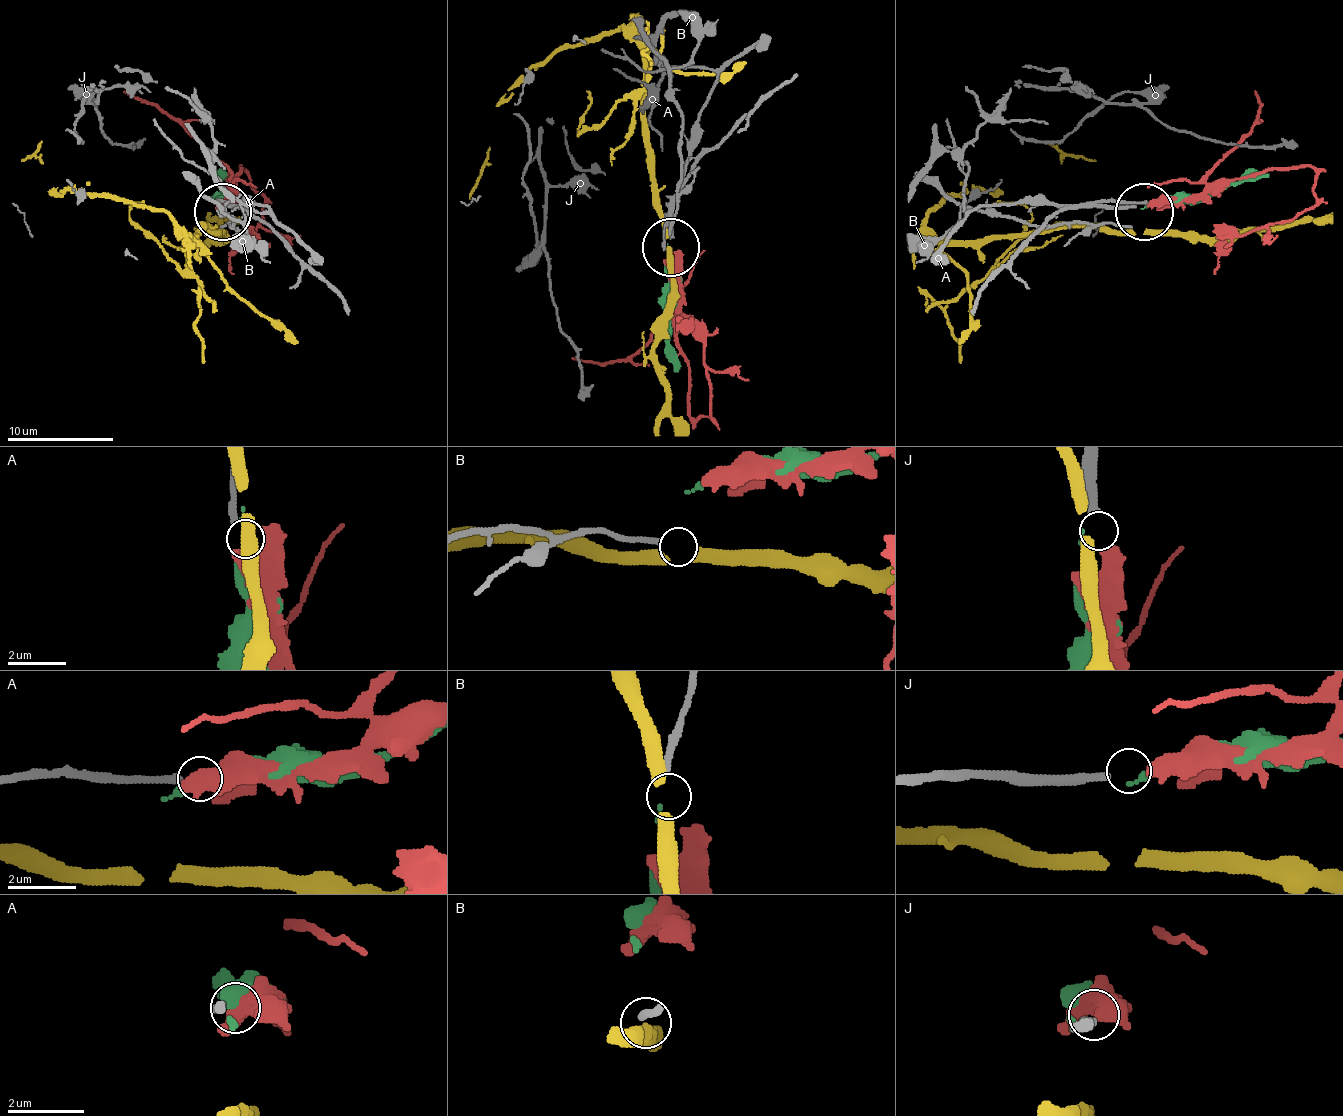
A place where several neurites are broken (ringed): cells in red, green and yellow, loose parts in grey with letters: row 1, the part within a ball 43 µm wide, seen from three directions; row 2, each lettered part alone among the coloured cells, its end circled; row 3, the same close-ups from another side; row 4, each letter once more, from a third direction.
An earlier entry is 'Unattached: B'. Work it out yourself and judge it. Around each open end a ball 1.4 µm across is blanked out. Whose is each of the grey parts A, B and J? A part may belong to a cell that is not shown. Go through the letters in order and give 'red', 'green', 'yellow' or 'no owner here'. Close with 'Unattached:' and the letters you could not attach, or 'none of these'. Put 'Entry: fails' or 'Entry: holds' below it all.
A: no owner here
B: no owner here
J: red
Unattached: A, B
Entry: fails

